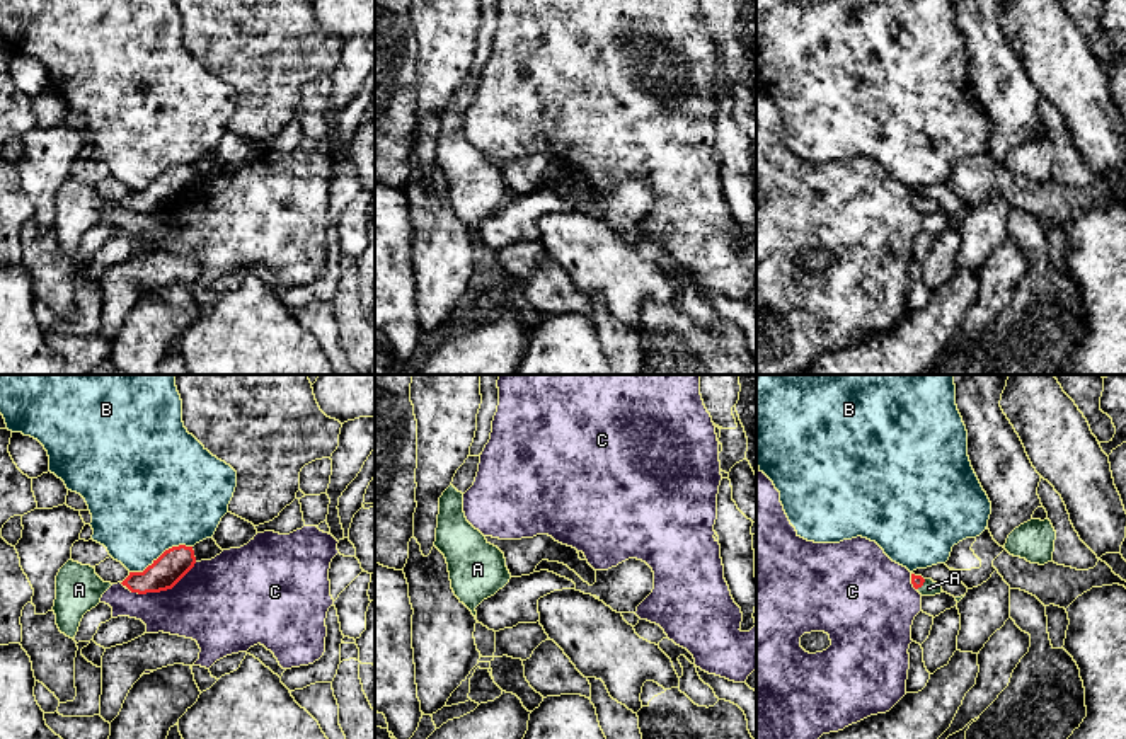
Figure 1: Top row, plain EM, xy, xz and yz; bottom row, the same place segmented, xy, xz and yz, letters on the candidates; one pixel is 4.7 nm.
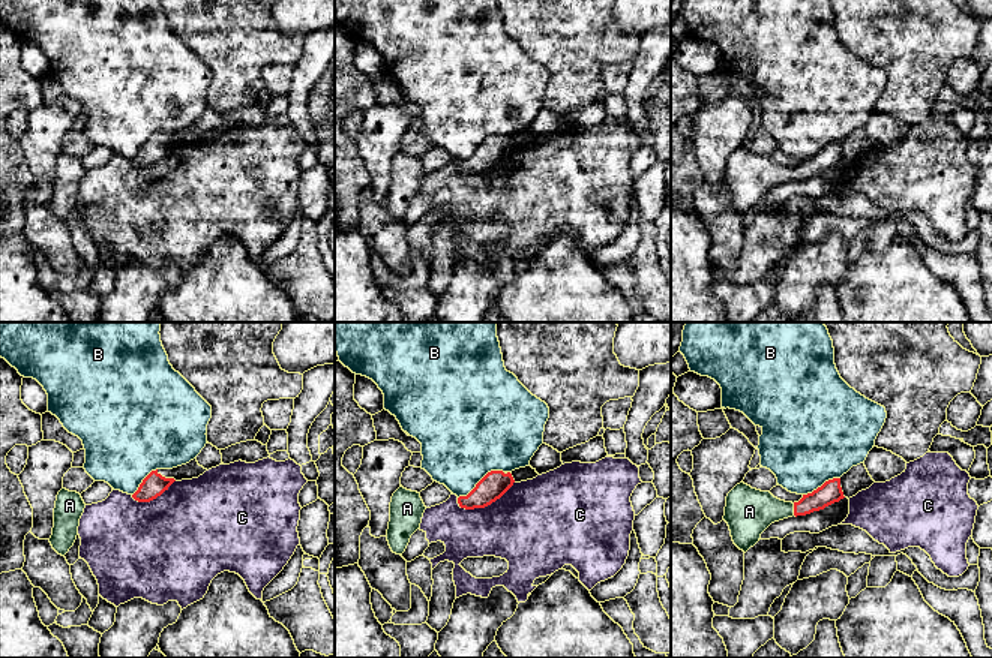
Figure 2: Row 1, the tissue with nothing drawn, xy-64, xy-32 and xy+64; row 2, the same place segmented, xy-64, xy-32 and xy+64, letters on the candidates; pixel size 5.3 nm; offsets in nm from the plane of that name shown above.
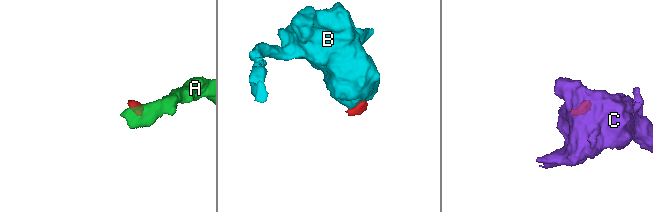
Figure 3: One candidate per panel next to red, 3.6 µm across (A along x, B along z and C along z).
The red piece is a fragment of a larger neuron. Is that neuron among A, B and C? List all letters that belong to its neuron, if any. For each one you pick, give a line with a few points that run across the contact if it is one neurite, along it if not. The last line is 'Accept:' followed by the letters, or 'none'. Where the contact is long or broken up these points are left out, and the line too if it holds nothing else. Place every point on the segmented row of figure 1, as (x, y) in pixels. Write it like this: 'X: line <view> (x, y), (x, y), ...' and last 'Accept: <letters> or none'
A: line yz (917, 581), (922, 584), (929, 588)
Accept: A

